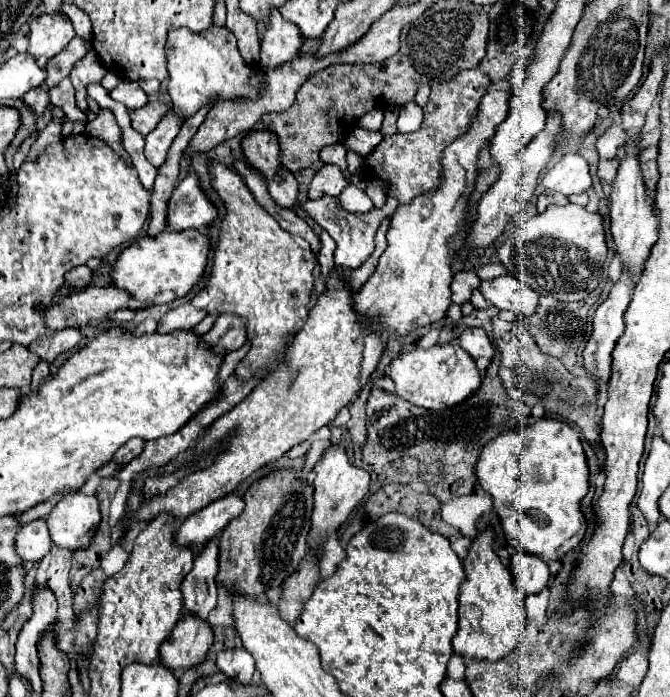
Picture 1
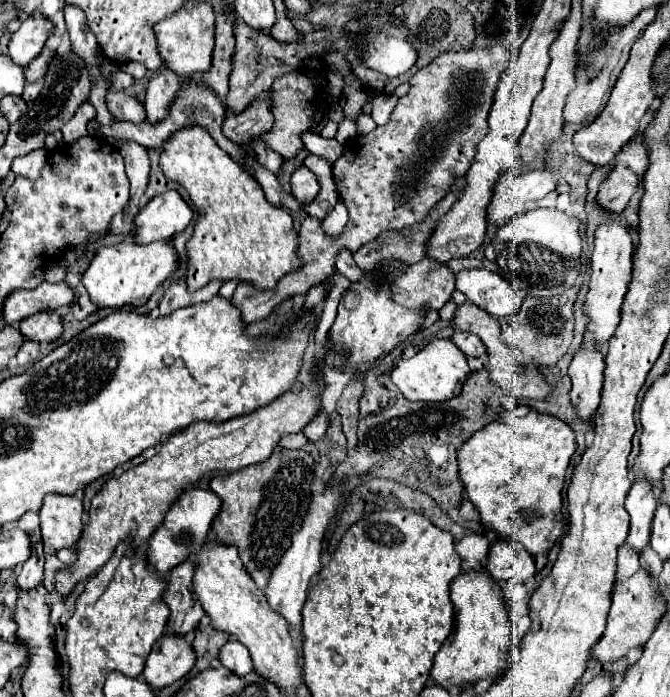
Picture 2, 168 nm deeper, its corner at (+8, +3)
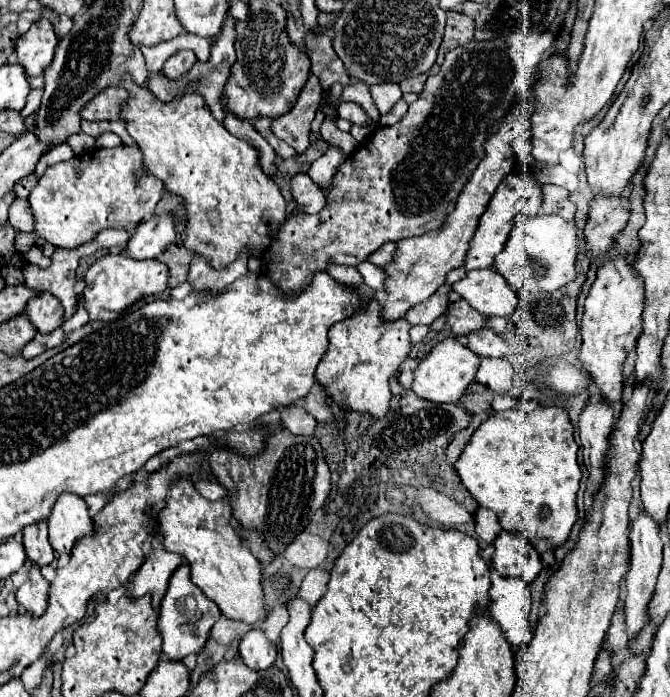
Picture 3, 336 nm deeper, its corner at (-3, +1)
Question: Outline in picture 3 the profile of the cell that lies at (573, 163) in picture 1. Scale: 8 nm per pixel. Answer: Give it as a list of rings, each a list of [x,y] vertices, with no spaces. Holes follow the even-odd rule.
[[[513,173],[507,175],[499,183],[495,195],[491,197],[491,201],[487,205],[487,211],[479,219],[479,227],[475,231],[475,237],[469,243],[469,251],[467,251],[463,267],[467,271],[493,267],[493,257],[503,249],[503,245],[505,245],[505,241],[509,237],[509,231],[511,231],[511,225],[513,225],[513,217],[519,215],[519,213],[531,213],[531,215],[539,213],[541,199],[543,199],[543,193],[541,193],[541,189],[539,189],[539,185],[537,185],[534,178],[513,175]]]

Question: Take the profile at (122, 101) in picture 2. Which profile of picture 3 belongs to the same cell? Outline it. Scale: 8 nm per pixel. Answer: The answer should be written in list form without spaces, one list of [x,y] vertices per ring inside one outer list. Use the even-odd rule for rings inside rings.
[[[107,87],[101,93],[97,93],[81,111],[81,119],[87,121],[107,121],[107,119],[119,119],[119,109],[127,101],[127,93],[119,87]]]

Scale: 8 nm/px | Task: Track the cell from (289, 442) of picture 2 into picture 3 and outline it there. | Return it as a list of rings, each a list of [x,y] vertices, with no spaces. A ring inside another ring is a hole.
[[[285,407],[281,409],[281,423],[295,435],[313,435],[315,431],[315,417],[307,413],[303,407]]]

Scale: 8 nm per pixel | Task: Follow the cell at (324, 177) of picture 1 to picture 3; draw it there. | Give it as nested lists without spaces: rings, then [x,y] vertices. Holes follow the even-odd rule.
[[[297,173],[291,177],[291,193],[301,213],[319,213],[327,203],[323,191],[319,189],[319,185],[313,183],[307,173]]]

